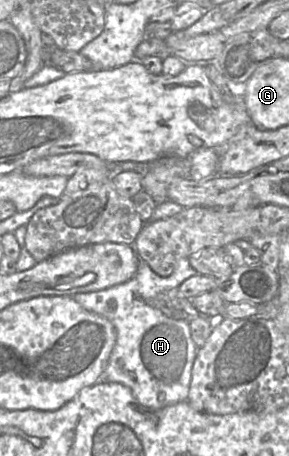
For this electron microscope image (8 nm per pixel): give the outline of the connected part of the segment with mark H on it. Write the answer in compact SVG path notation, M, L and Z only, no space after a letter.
M138 258L137 271L130 280L103 290L71 296L84 309L107 318L116 329L115 345L98 381L118 382L129 387L137 401L143 407L152 410L188 400L192 366L198 349L192 340L189 322L186 319L173 319L166 316L159 309L149 306L147 300L158 293L179 287L187 278L197 274L198 272L191 267L188 258L181 258L173 273L167 277L159 276L144 260Z

